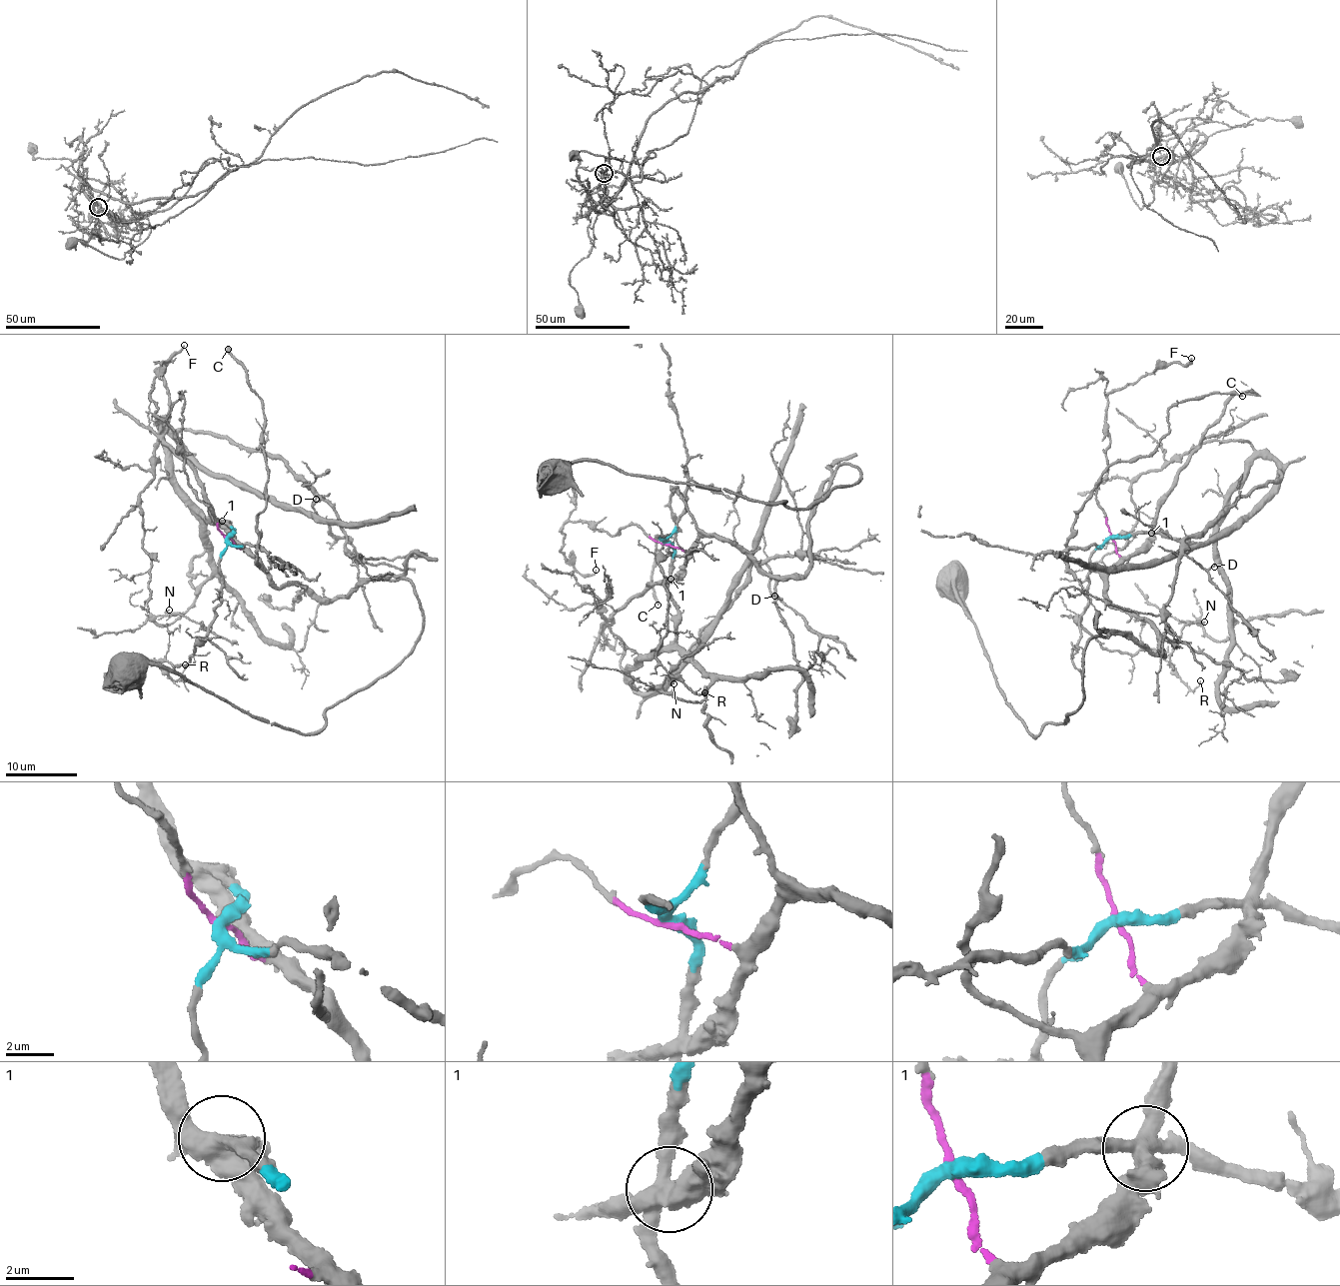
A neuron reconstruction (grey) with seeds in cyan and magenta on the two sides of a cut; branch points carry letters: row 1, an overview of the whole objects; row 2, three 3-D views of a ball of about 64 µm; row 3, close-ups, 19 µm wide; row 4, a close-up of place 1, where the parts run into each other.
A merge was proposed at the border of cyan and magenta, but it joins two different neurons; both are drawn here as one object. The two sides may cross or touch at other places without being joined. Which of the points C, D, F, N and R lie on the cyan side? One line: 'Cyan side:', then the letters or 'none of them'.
Cyan side: D, N, R

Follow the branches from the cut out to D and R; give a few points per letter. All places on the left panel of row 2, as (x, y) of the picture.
D: (227, 538), (225, 521), (206, 521), (190, 505), (161, 425), (277, 456), (322, 497), (311, 506), (316, 498)
R: (227, 538), (220, 561), (221, 603), (214, 610), (209, 636), (188, 664), (154, 661), (175, 680), (185, 663)

